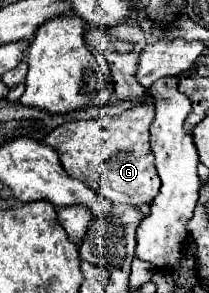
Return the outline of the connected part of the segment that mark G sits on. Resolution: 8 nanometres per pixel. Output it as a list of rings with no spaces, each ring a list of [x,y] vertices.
[[[138,105],[120,115],[104,115],[100,119],[70,121],[46,135],[44,145],[52,147],[64,171],[88,183],[96,193],[112,203],[142,205],[152,203],[160,191],[160,179],[154,167],[154,155],[148,143],[148,127],[154,119],[154,105]]]

